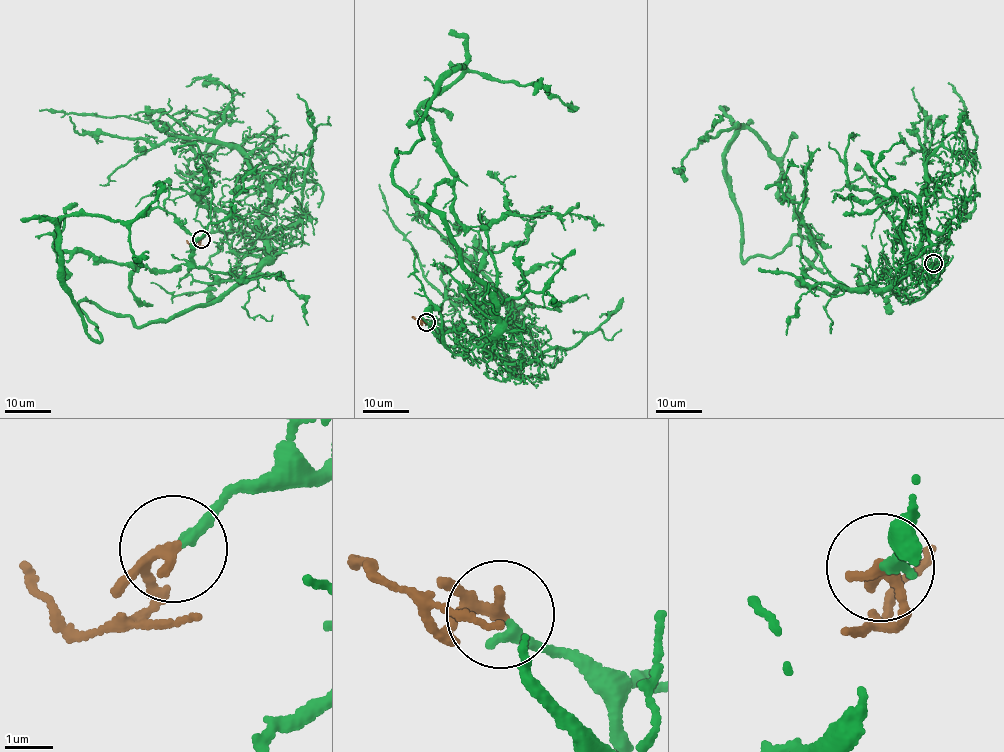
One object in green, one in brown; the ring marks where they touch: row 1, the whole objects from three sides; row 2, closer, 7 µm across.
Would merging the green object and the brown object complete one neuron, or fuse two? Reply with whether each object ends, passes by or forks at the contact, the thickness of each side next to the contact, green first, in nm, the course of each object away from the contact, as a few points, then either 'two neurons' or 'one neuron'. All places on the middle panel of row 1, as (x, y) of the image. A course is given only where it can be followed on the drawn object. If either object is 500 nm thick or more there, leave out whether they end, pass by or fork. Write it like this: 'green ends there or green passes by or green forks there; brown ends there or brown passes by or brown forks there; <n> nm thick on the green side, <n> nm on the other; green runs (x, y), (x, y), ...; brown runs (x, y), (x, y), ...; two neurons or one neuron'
green ends there; brown passes by; 240 nm thick on the green side, 200 nm on the other; green runs (427, 323), (468, 350), (490, 340), (497, 307), (483, 227), (455, 213), (421, 106), (469, 72), (571, 101); brown runs (426, 322), (411, 317); one neuron

